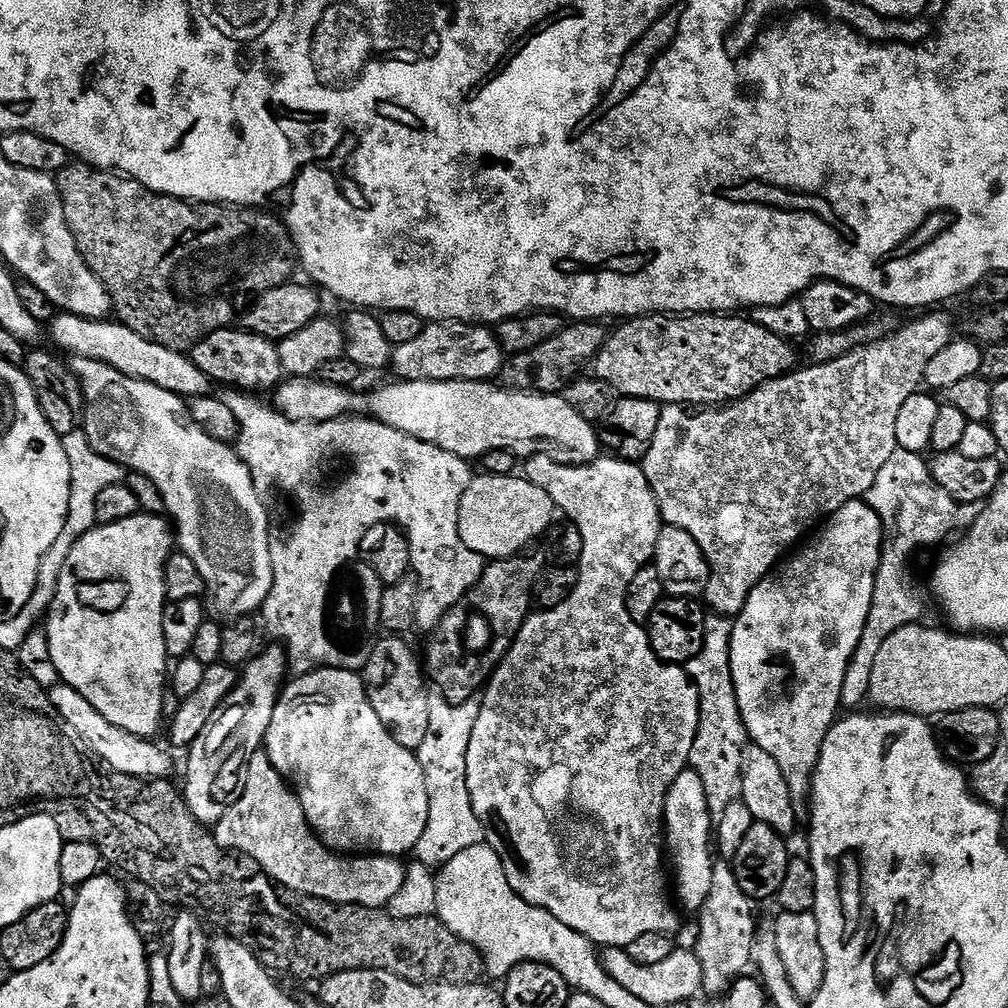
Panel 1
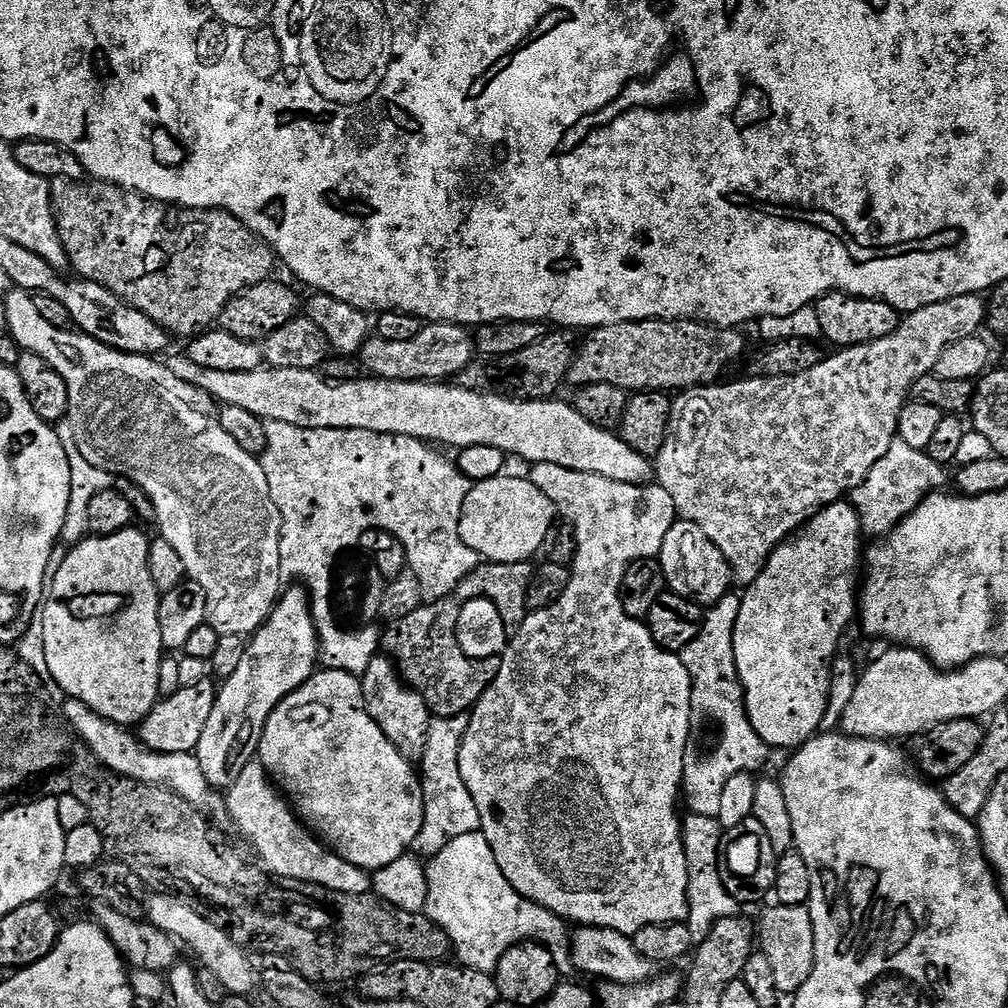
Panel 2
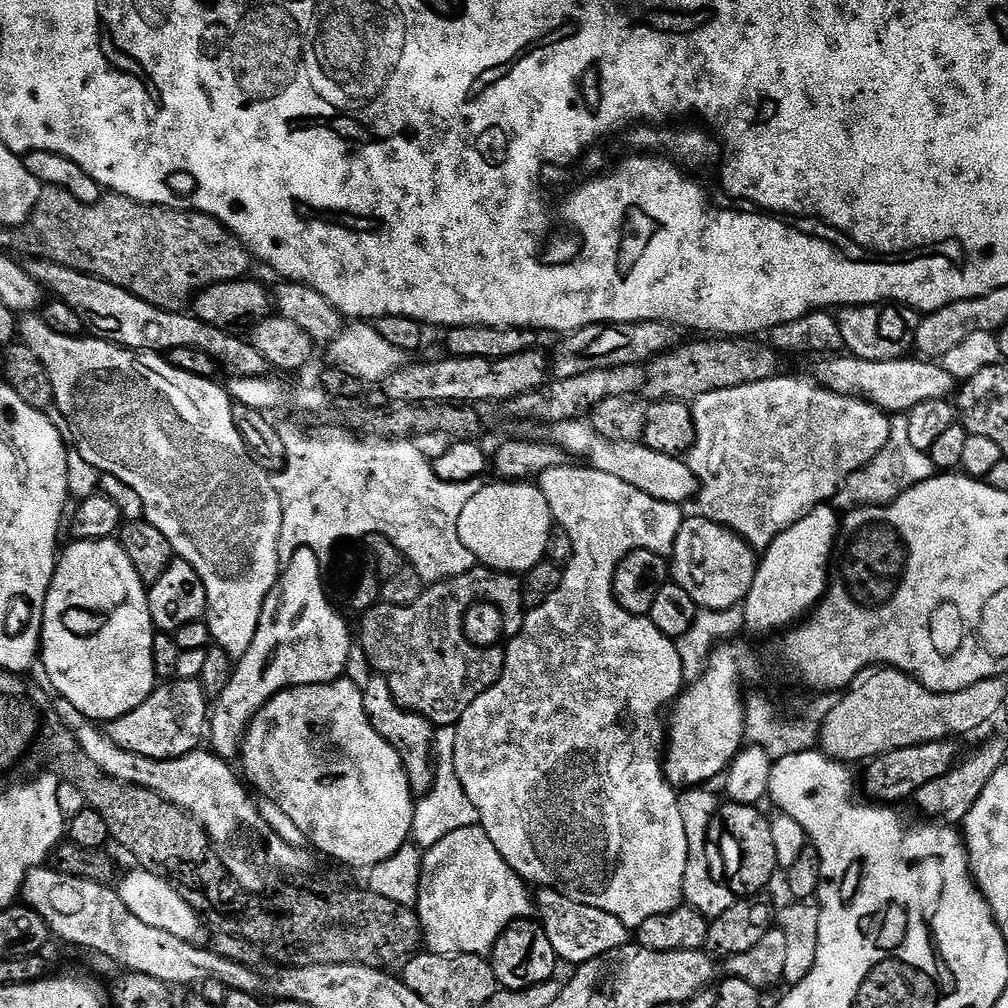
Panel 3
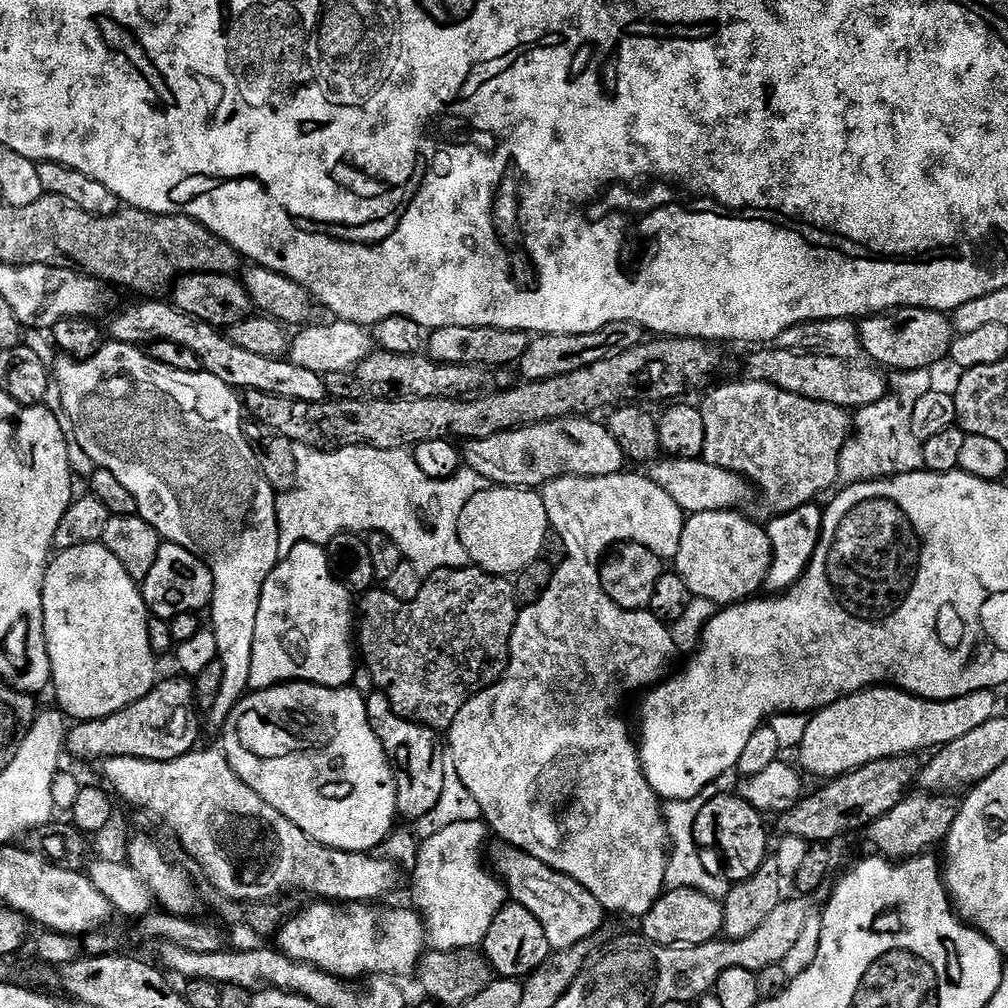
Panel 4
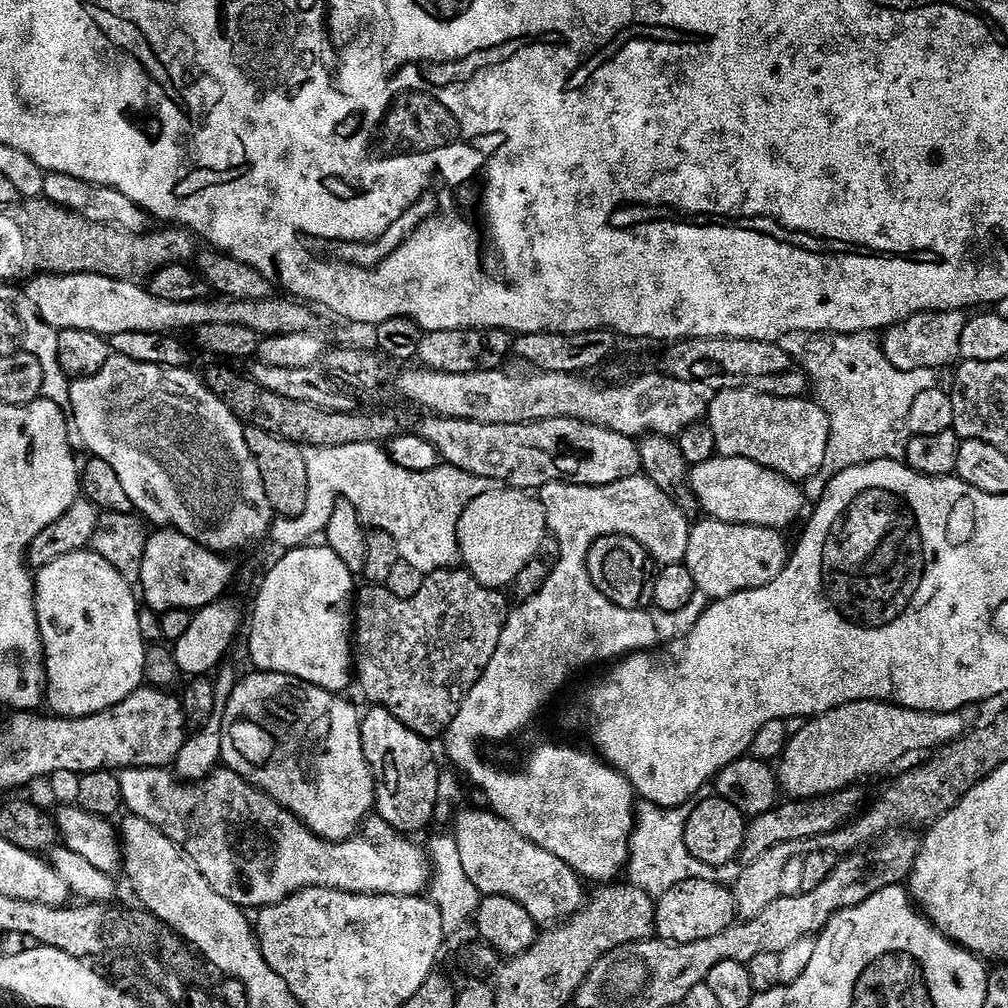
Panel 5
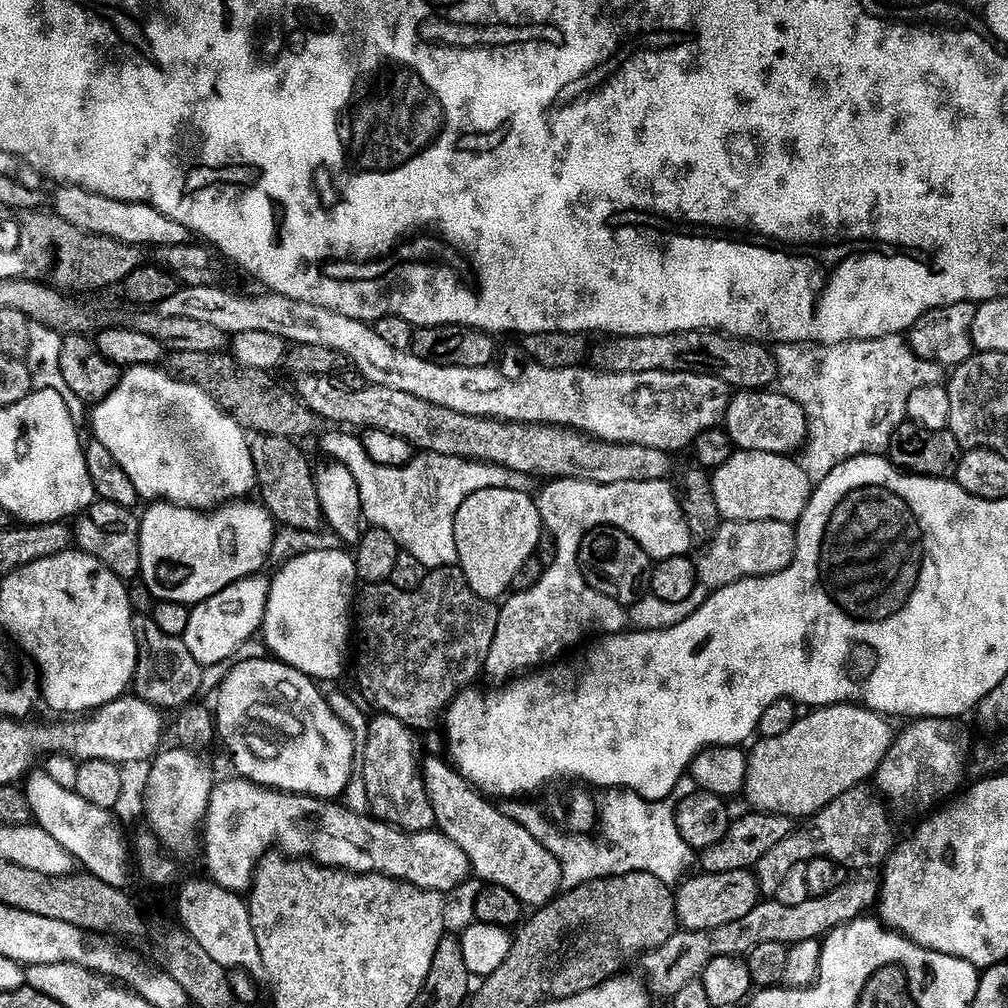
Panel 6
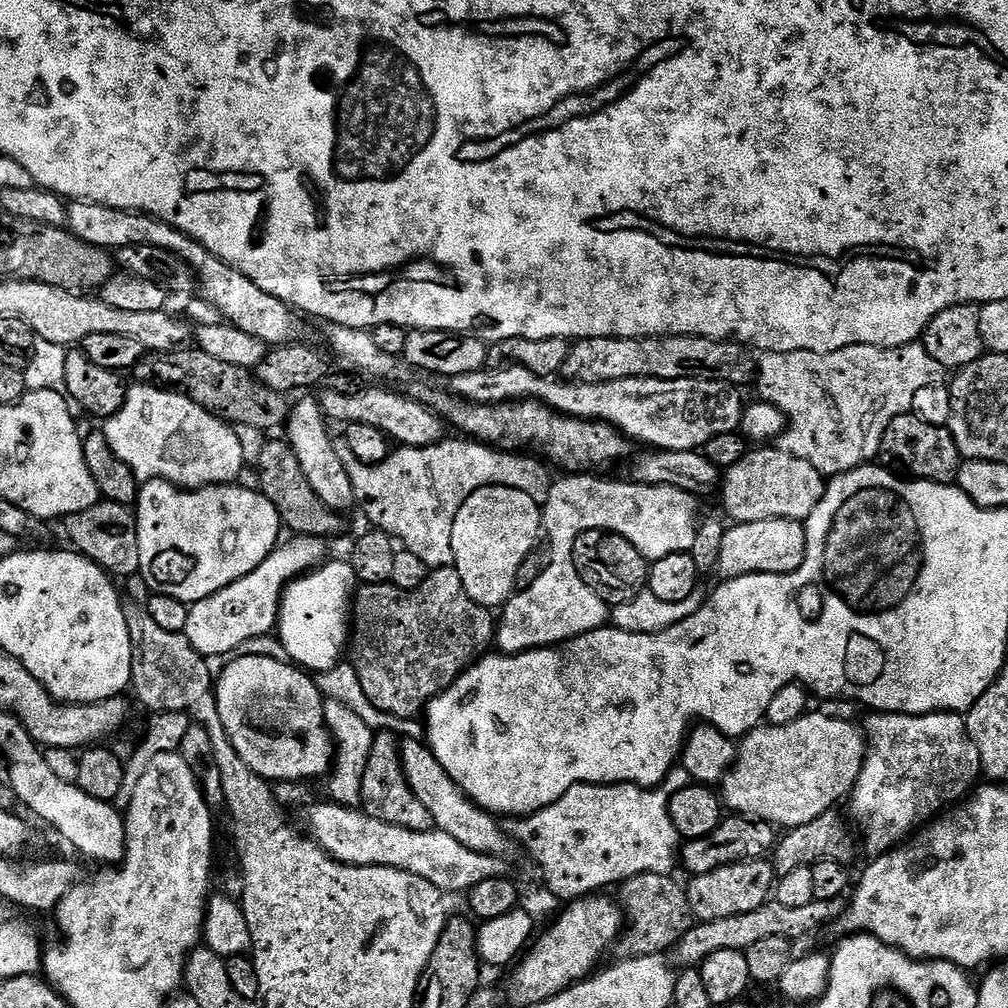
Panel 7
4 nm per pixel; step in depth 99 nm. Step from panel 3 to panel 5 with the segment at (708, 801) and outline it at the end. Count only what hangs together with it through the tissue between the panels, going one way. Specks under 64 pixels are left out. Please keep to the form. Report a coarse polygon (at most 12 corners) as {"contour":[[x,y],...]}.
{"contour":[[639,805],[626,876],[654,898],[717,869],[686,850],[695,805]]}

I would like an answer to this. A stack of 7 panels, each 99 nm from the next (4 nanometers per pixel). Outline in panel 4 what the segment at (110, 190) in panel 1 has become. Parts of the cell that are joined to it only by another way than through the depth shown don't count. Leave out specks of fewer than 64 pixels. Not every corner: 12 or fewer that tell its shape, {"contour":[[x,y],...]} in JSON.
{"contour":[[47,194],[24,216],[42,260],[163,297],[241,257],[188,216],[113,216]]}

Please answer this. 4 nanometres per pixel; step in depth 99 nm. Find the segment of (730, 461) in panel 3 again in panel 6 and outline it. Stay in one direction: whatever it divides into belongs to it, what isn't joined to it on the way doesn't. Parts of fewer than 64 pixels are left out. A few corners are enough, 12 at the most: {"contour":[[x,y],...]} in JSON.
{"contour":[[740,390],[726,431],[742,452],[791,457],[808,415],[779,390]]}

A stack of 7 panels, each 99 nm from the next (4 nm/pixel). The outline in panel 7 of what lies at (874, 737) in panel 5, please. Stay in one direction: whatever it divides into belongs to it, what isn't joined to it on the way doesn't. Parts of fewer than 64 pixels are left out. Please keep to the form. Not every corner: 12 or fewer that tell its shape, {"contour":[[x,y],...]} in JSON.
{"contour":[[815,710],[752,729],[729,813],[780,830],[833,811],[862,774],[859,727]]}

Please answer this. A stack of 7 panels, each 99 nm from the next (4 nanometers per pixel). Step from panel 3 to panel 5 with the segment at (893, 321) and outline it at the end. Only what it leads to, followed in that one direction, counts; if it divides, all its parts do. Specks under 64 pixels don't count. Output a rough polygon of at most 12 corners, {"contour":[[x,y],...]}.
{"contour":[[961,310],[919,312],[882,336],[890,366],[951,369]]}

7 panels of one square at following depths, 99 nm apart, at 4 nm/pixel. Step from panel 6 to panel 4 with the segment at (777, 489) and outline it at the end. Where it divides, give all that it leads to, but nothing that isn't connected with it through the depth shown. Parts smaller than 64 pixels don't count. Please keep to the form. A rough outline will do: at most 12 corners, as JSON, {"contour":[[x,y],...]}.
{"contour":[[661,459],[650,479],[686,514],[740,510],[743,476],[698,460]]}

